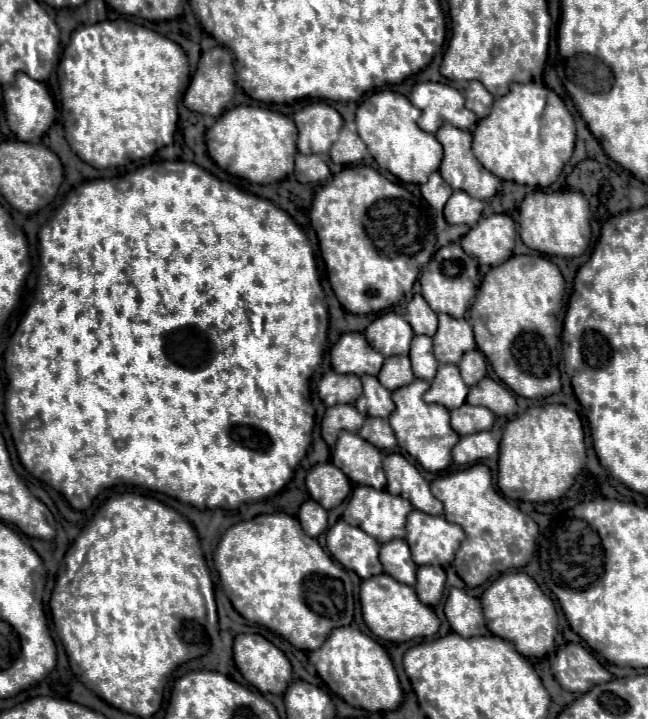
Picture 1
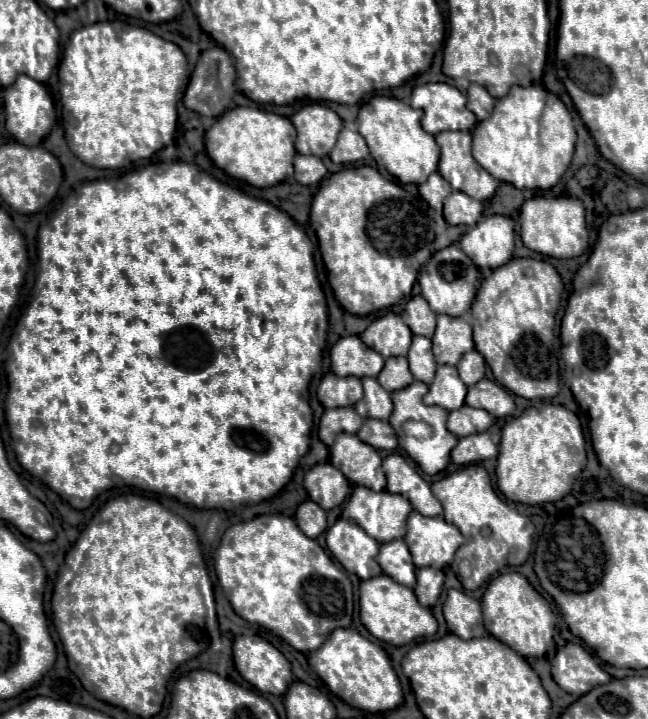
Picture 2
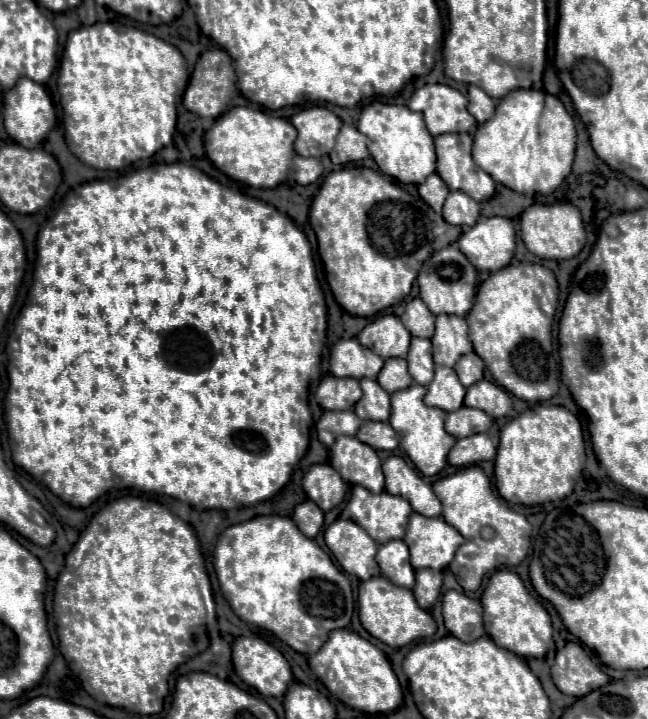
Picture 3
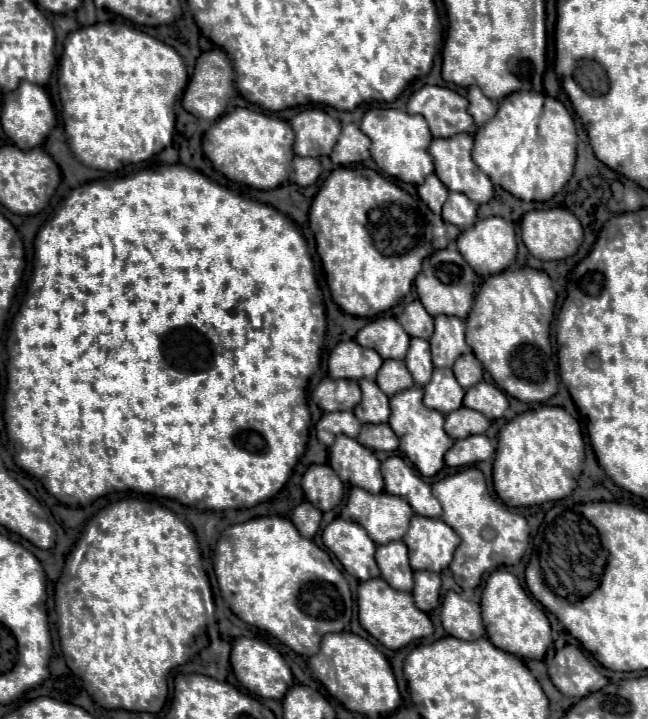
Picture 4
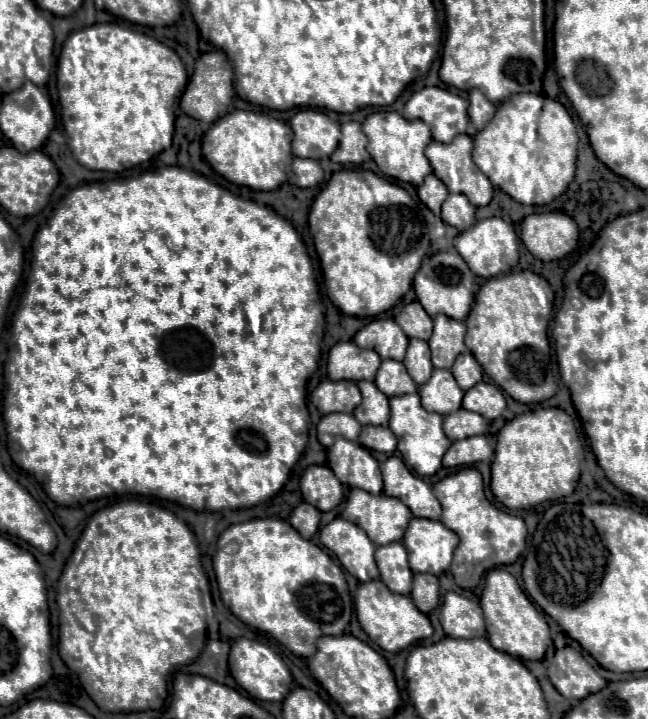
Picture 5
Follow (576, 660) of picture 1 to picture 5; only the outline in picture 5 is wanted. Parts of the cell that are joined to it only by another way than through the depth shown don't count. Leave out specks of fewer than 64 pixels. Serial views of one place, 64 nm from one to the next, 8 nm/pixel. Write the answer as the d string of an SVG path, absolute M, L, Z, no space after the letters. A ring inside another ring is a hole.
M570 646L556 650L554 660L548 666L548 678L554 688L568 700L582 700L606 686L606 680L582 658L582 654Z

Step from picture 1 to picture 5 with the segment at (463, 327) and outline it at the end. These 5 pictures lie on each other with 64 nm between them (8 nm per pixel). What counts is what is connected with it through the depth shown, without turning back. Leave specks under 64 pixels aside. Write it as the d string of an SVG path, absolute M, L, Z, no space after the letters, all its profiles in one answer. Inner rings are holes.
M444 314L434 318L434 334L428 340L434 368L450 368L456 356L466 352L464 336L466 336L464 322L452 320Z

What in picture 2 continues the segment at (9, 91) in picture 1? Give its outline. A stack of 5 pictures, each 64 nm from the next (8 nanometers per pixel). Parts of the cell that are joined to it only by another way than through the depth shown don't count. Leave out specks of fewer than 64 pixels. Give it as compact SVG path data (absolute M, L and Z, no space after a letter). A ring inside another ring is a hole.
M24 74L18 76L18 80L4 90L4 114L6 114L6 130L24 146L38 146L52 130L52 124L56 122L54 104L44 84Z

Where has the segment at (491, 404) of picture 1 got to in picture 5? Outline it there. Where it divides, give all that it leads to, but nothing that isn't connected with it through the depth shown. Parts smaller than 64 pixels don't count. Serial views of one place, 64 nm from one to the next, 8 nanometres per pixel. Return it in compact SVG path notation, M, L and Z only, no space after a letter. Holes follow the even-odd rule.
M480 382L472 386L468 392L464 392L462 406L470 412L484 416L486 420L496 420L502 414L502 410L506 408L506 400L498 386Z

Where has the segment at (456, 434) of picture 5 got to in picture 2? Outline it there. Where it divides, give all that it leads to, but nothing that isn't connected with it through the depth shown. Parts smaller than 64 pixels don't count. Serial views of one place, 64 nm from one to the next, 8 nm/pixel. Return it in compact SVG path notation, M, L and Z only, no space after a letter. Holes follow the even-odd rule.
M462 406L456 412L448 414L448 430L458 436L470 436L476 432L486 432L492 426L492 416L486 410L480 408L470 408L470 406Z

